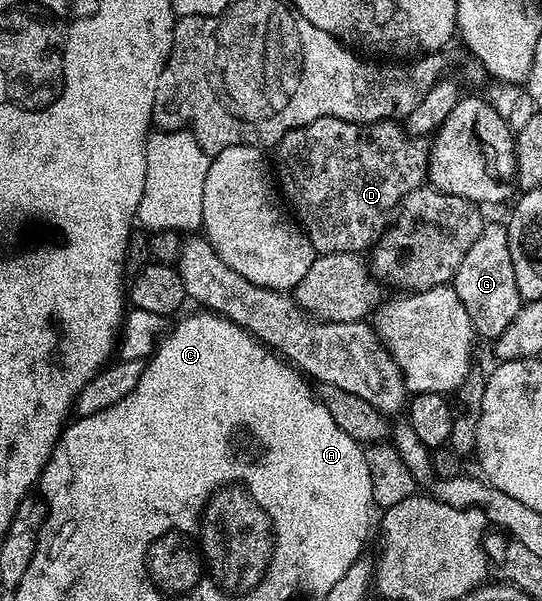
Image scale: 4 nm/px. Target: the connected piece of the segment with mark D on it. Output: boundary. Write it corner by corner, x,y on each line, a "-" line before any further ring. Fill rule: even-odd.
323,117
286,134
274,147
274,177
291,212
310,239
313,250
317,254
360,255
364,248
365,252
375,245
388,228
390,218
397,212
404,196
421,188
429,180
429,146
423,144
425,142
421,138
409,134
407,128
395,120
360,125
357,121

